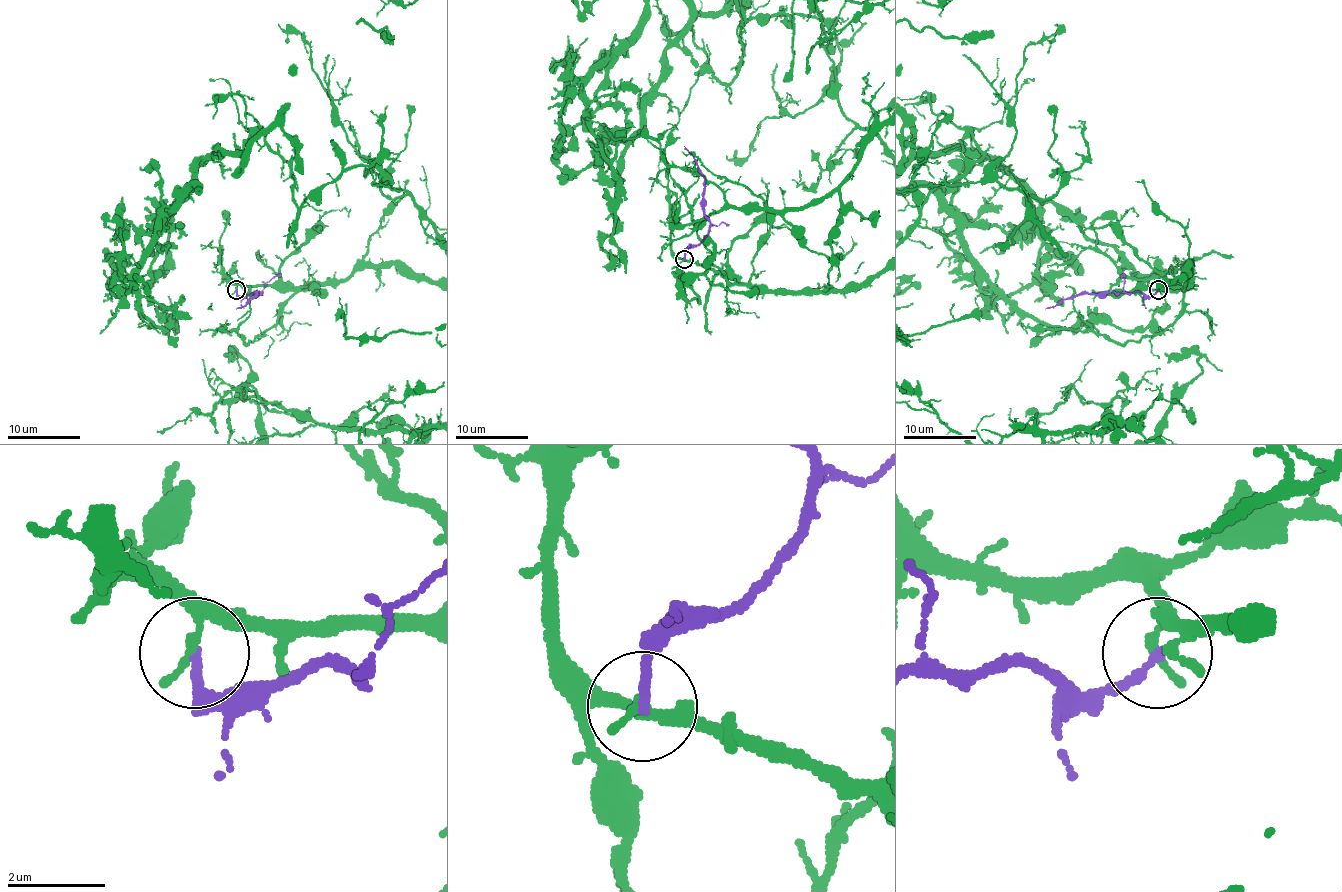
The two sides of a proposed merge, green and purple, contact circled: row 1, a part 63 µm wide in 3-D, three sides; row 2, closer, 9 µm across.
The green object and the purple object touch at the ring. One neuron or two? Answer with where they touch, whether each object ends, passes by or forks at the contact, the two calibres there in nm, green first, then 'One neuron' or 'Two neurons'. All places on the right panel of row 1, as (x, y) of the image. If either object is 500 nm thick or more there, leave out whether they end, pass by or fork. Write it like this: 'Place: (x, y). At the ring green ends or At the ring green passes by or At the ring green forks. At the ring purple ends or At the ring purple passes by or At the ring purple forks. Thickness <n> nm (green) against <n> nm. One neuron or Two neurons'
Place: (1158, 290). At the ring green passes by. At the ring purple ends. Thickness 180 nm (green) against 190 nm. Two neurons

